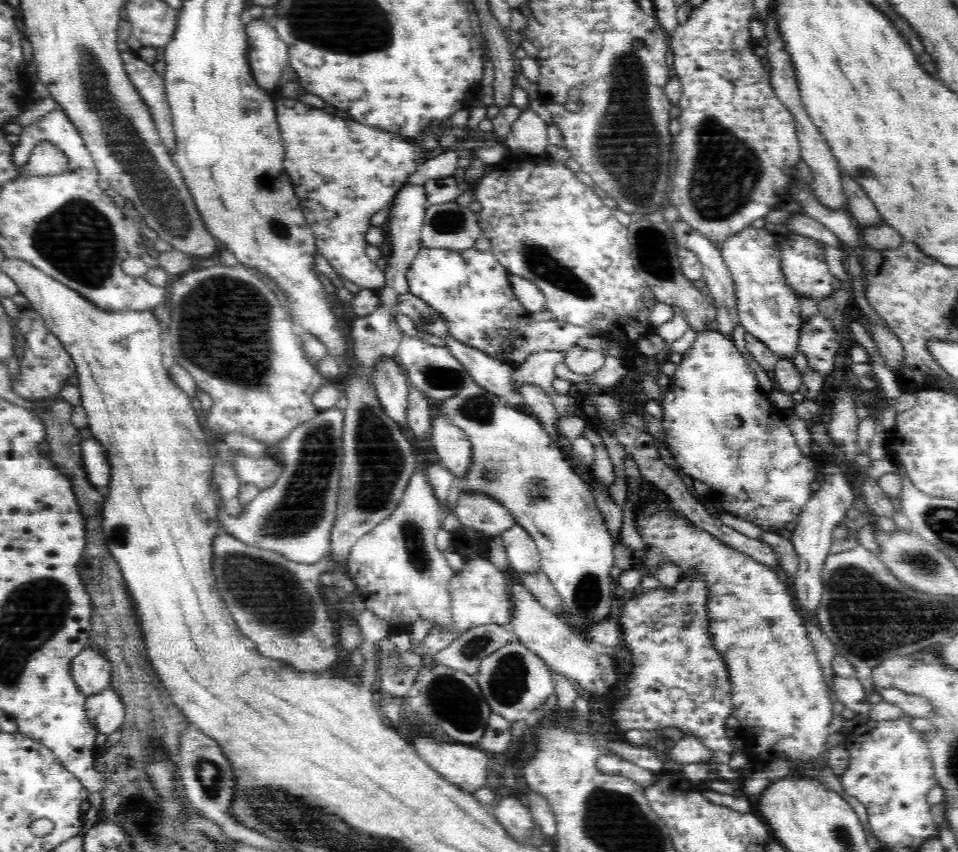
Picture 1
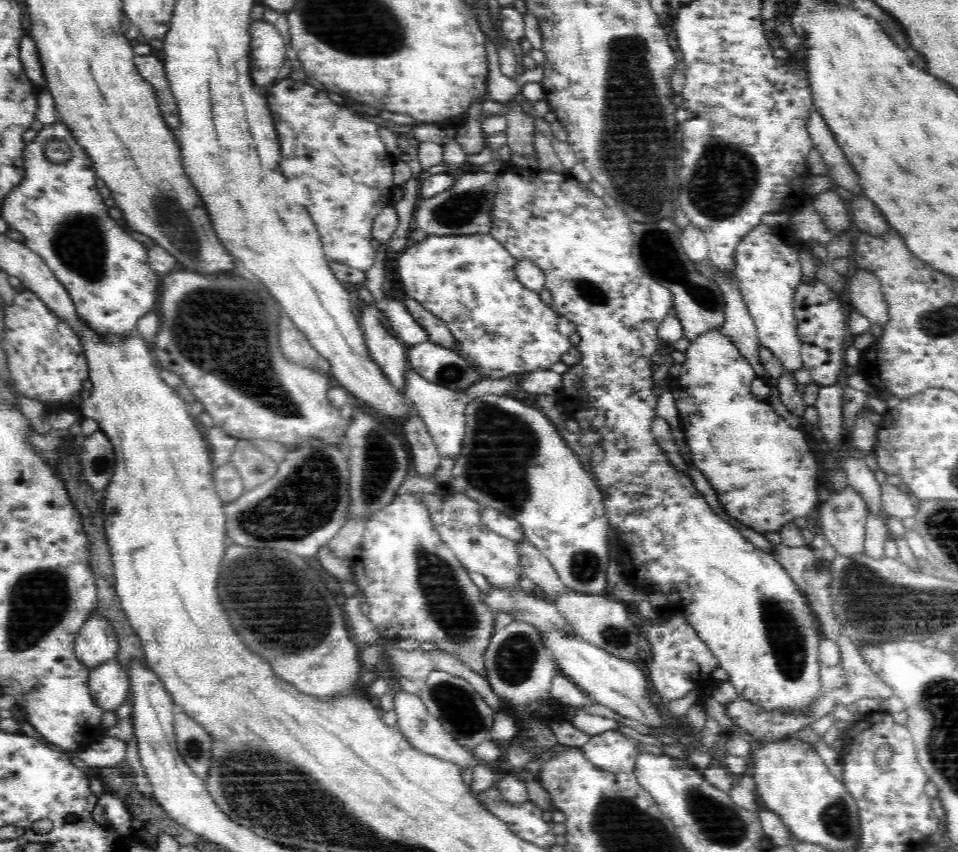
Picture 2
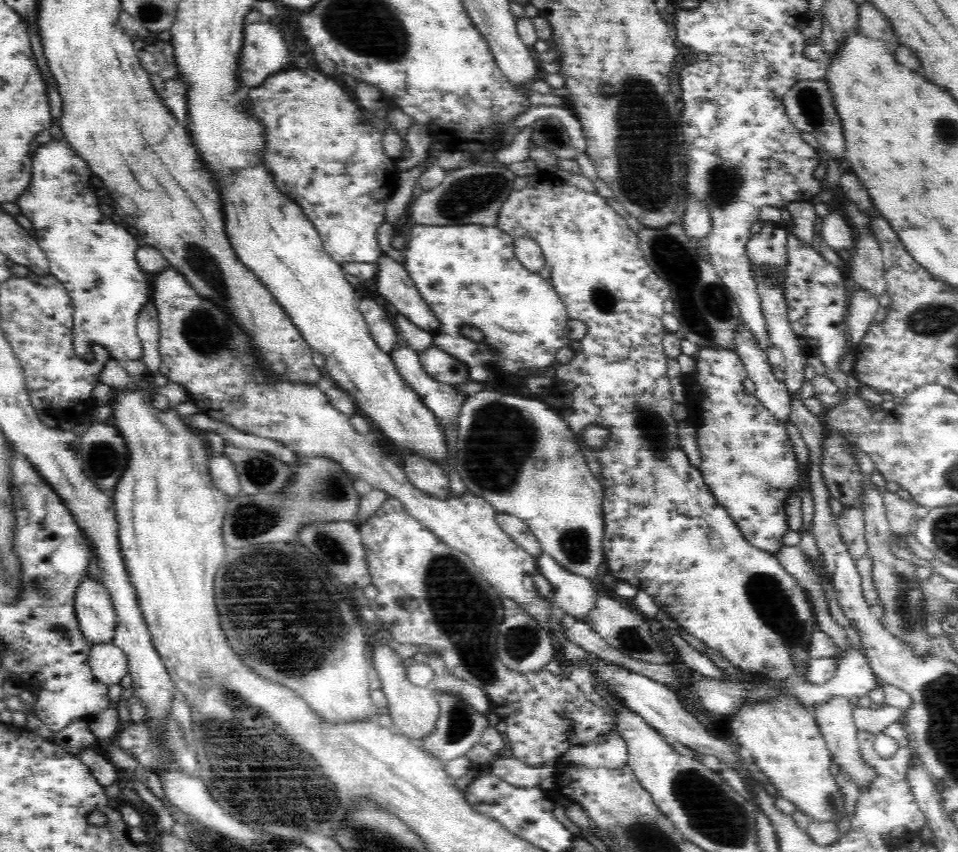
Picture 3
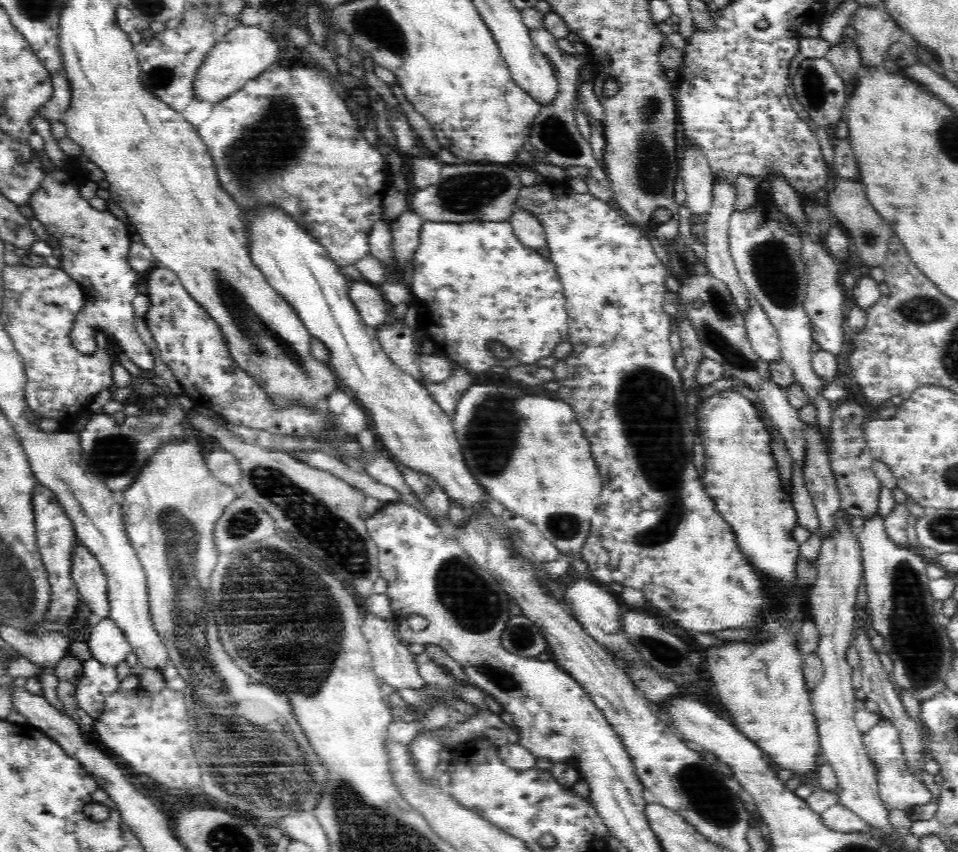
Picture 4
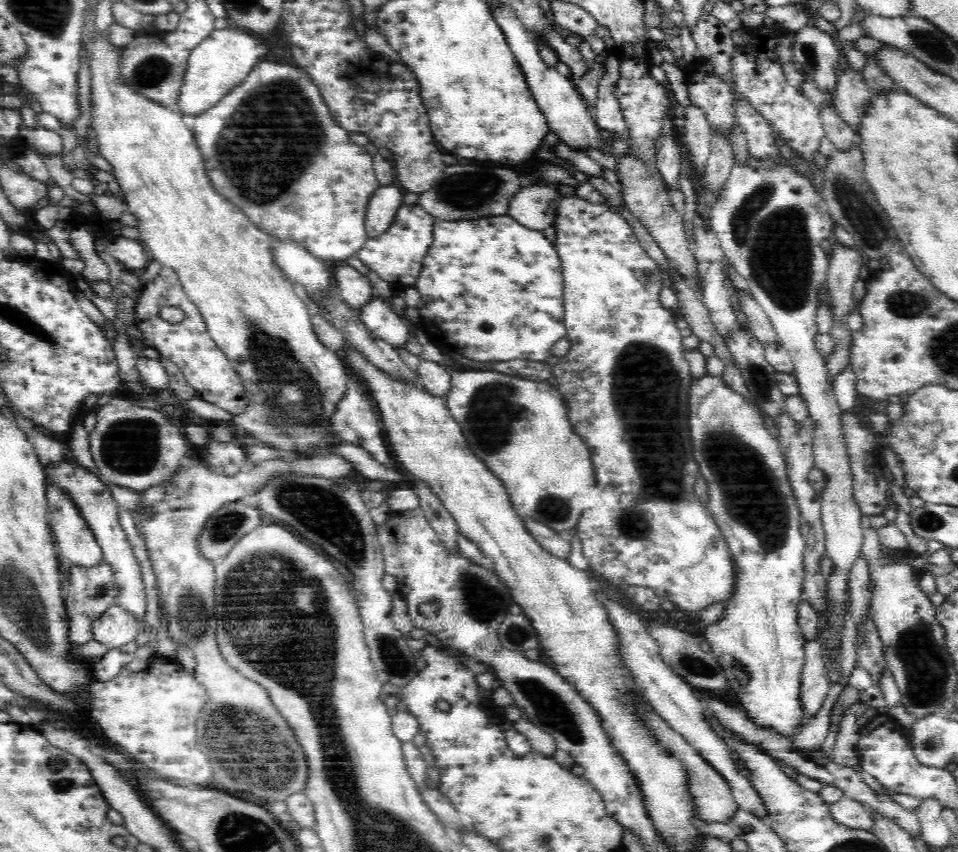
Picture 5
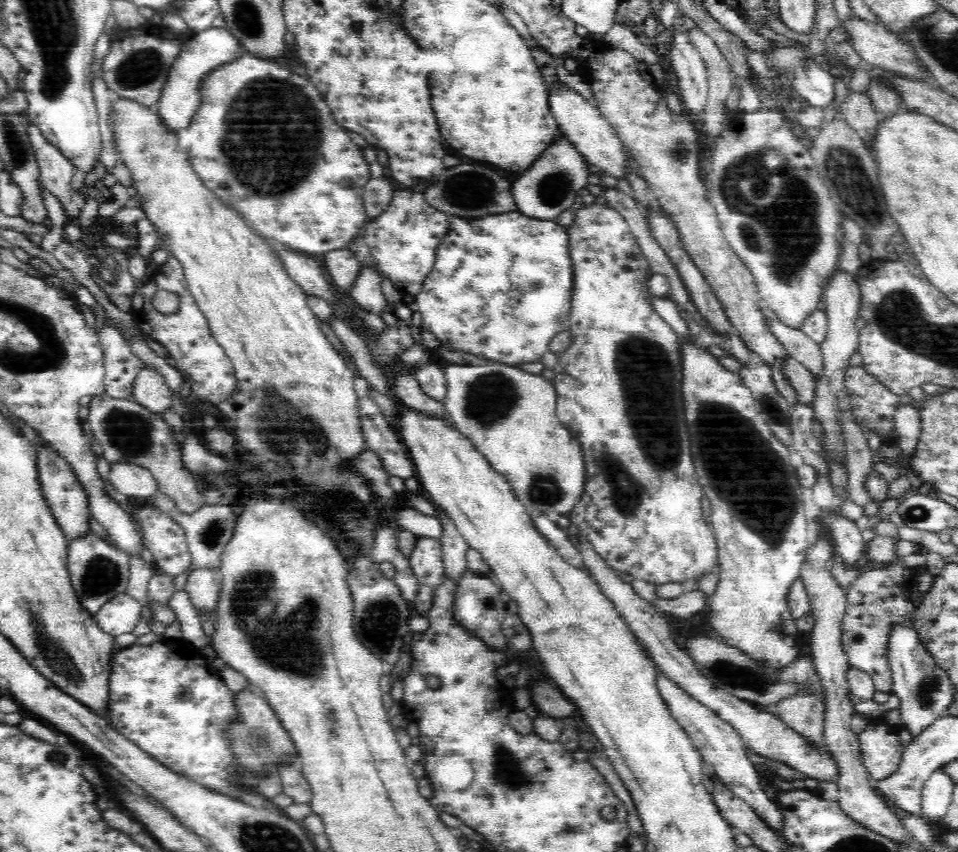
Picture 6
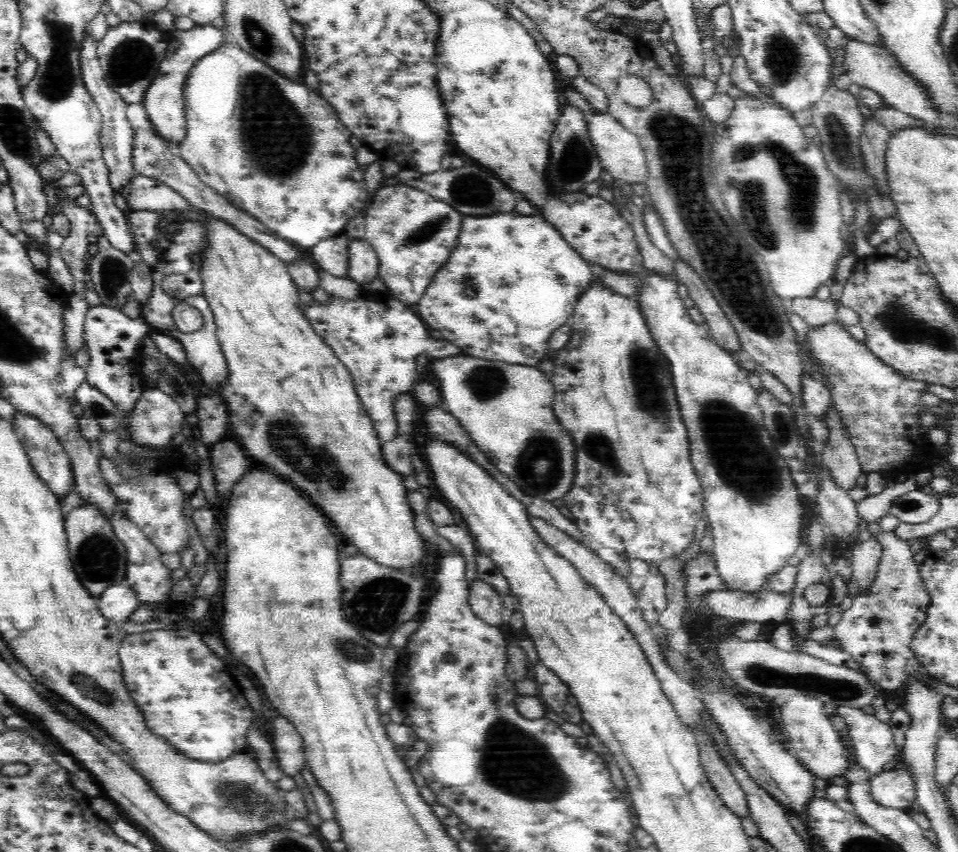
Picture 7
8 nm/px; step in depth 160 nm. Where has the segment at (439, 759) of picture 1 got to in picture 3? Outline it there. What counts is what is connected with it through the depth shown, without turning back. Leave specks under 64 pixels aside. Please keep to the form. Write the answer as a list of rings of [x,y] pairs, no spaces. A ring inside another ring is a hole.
[[[378,644],[374,648],[374,652],[370,654],[370,661],[373,661],[373,668],[376,668],[376,672],[380,676],[382,682],[380,688],[388,700],[387,707],[393,720],[393,730],[400,733],[401,736],[406,735],[414,740],[422,740],[422,738],[430,736],[434,732],[439,718],[439,693],[434,688],[422,688],[410,683],[407,674],[404,674],[402,658],[399,655],[396,656],[396,651],[388,648],[386,644]]]

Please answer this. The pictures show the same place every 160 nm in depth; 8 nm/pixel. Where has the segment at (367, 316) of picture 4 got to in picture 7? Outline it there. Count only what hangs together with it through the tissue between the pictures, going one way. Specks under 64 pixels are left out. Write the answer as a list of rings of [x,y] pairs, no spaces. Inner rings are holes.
[[[343,233],[322,240],[310,248],[312,258],[321,270],[337,277],[347,277],[349,272],[348,237]]]

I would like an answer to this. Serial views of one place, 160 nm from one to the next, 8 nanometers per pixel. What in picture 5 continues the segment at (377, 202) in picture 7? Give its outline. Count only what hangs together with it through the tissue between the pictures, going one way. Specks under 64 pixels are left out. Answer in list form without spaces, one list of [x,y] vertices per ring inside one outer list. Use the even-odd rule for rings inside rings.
[[[418,204],[400,206],[386,232],[380,236],[367,237],[356,256],[388,284],[414,286],[421,274],[422,261],[433,243],[433,224],[437,219]]]

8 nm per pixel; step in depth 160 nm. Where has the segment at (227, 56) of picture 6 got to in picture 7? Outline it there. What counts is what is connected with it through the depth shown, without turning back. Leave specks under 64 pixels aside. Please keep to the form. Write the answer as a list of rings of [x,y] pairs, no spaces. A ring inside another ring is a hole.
[[[208,24],[194,25],[190,30],[175,30],[170,36],[168,53],[155,73],[154,80],[150,82],[142,100],[142,106],[146,108],[146,114],[150,117],[150,123],[157,134],[172,142],[179,144],[187,135],[187,120],[185,117],[183,88],[190,70],[204,56],[215,52],[227,38],[222,35],[221,29]]]

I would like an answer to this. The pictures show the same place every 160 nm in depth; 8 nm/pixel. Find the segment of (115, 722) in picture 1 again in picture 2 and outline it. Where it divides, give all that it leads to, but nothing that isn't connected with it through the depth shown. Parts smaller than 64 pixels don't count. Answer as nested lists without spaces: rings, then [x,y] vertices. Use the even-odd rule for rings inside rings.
[[[115,658],[92,668],[87,684],[92,698],[103,712],[118,710],[130,691],[129,675],[126,668],[119,666]]]

